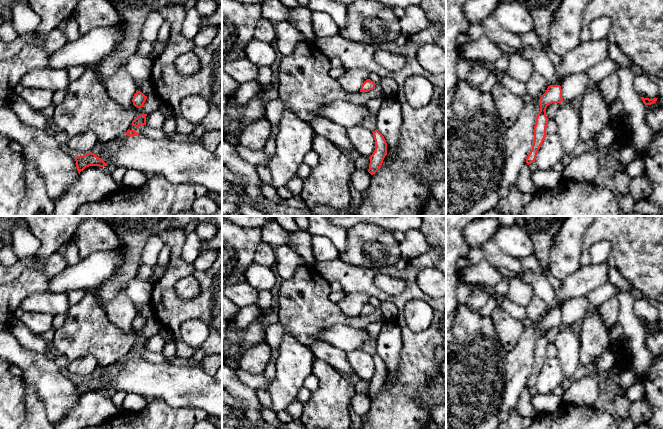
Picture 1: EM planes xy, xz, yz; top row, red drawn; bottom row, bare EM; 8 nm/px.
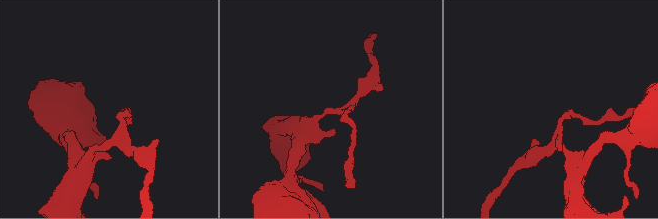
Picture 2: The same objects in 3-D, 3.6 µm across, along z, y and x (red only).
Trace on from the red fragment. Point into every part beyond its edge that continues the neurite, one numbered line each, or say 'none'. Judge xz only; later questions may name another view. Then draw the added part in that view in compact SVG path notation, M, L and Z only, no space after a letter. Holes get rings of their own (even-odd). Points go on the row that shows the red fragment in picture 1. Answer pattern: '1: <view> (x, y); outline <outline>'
none

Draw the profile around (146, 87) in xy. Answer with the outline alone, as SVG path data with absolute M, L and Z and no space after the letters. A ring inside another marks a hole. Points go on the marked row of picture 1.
M152 80L135 81L137 90L142 92L145 96L155 92Z

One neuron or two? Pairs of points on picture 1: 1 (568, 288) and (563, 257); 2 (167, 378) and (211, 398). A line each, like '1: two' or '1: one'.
1: two
2: one

